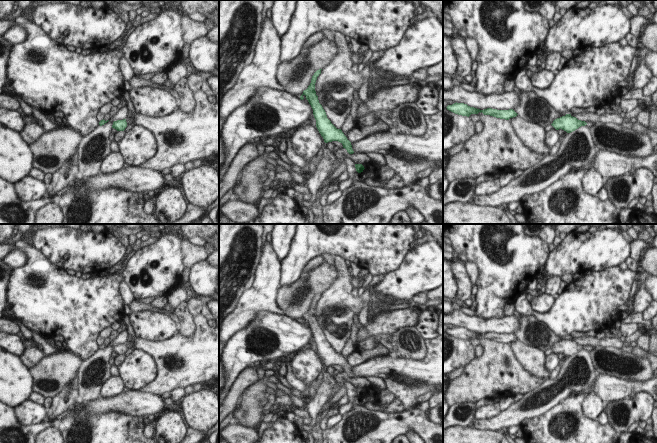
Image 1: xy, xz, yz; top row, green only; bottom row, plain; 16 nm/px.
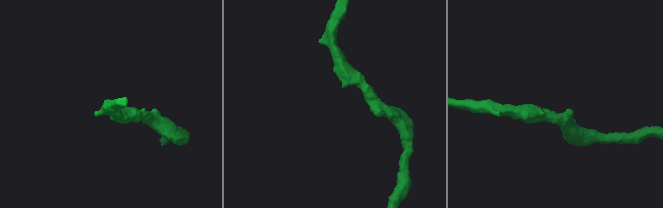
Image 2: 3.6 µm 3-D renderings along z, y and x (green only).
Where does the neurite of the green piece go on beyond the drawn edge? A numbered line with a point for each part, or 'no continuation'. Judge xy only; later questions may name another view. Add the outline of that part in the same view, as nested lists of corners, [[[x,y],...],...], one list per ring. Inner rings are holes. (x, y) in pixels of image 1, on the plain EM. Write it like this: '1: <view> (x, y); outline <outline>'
no continuation

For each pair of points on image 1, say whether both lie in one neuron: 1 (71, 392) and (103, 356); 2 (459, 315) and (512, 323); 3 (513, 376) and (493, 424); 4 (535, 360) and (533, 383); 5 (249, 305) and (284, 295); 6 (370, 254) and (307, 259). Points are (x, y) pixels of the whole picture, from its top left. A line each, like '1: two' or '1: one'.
1: two
2: one
3: two
4: two
5: two
6: one

